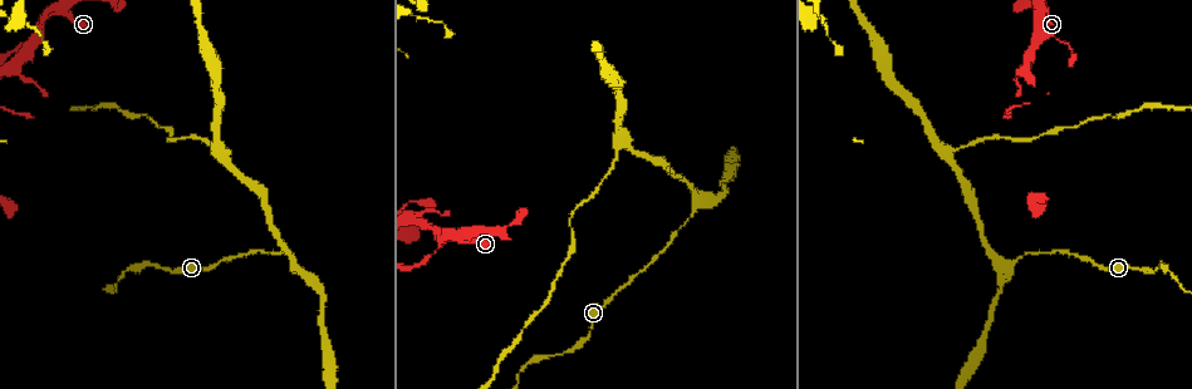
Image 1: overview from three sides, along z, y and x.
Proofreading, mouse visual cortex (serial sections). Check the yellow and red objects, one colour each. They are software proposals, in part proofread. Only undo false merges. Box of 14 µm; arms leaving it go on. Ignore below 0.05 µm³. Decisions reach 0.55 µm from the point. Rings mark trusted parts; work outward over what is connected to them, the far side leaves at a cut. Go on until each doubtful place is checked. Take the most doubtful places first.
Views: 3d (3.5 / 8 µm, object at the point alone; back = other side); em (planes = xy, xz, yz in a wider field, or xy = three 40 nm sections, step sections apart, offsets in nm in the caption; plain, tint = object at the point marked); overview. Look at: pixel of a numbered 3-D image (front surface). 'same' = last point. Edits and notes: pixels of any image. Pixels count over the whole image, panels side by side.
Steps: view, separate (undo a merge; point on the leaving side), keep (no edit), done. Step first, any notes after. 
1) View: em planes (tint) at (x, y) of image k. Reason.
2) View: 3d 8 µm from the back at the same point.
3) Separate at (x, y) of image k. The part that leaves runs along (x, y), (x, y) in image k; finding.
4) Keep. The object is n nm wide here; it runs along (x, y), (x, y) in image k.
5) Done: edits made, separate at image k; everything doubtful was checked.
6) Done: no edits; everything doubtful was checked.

View: 3d 3.5 µm at (1046, 35) of image 1. Three arms meet.

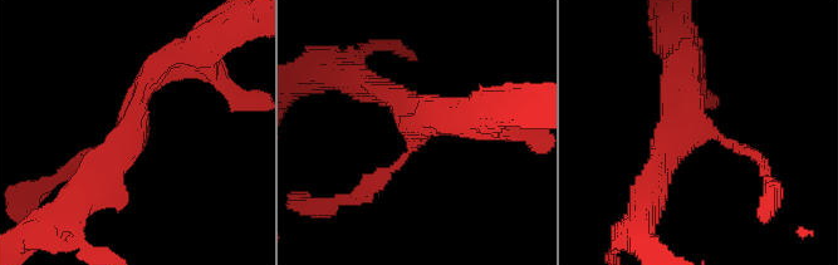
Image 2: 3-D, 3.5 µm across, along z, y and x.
View: em xy step 2 (tint) at (411, 127) of image 2. Need the tissue.

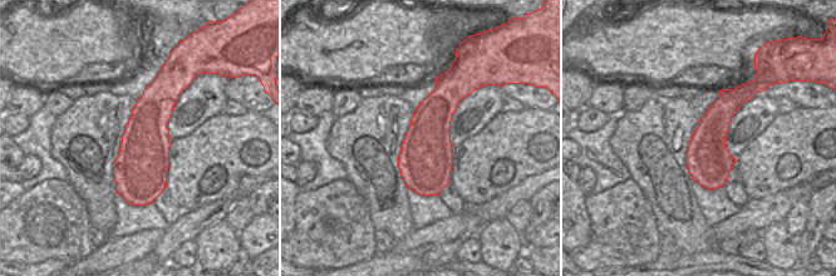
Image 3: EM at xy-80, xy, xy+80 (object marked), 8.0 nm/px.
Keep. Continuous, no second cell.

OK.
View: 3d 8 µm at (1010, 263) of image 1. A fork.

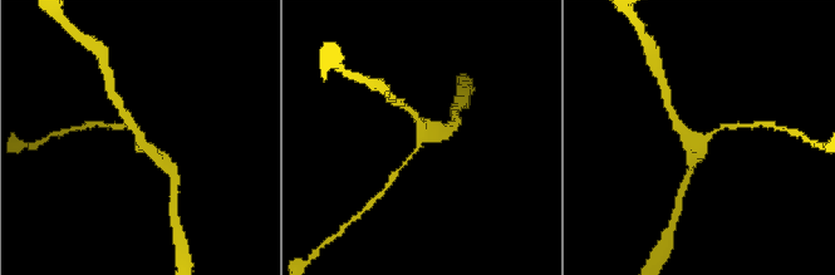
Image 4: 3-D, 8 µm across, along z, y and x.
View: em xy step 2 (tint) at (421, 138) of image 4. 3 arms meet here; the arms are 150, 250, 300 nm wide.

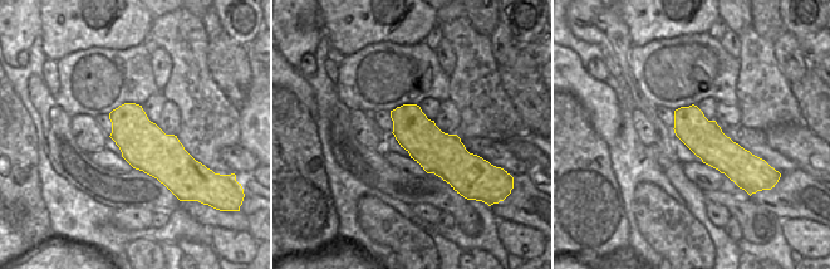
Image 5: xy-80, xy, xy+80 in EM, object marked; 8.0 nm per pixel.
Keep. The object is 340 nm wide here; it runs along (403, 166), (420, 142), (409, 109) in image 4; continuous, no second cell.

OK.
View: 3d 3.5 µm at (946, 153) of image 1. Side arm on a straight run.

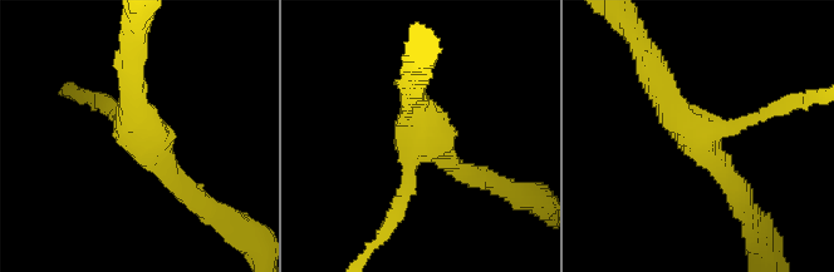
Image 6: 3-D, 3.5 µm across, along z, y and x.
View: em xy step 3 (tint) at (140, 139) of image 6. 3 arms meet here; the arms are 150, 250, 300 nm wide.

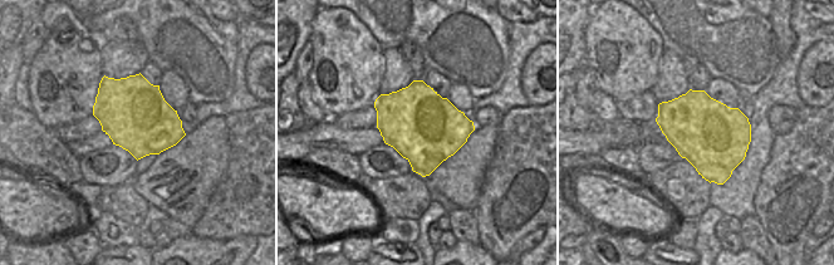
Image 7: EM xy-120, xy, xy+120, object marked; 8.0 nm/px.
Keep. The object is 550 nm wide here; it runs along (740, 194), (653, 70) in image 6; one cell here.

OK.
Done: no edits; everything doubtful was checked.

